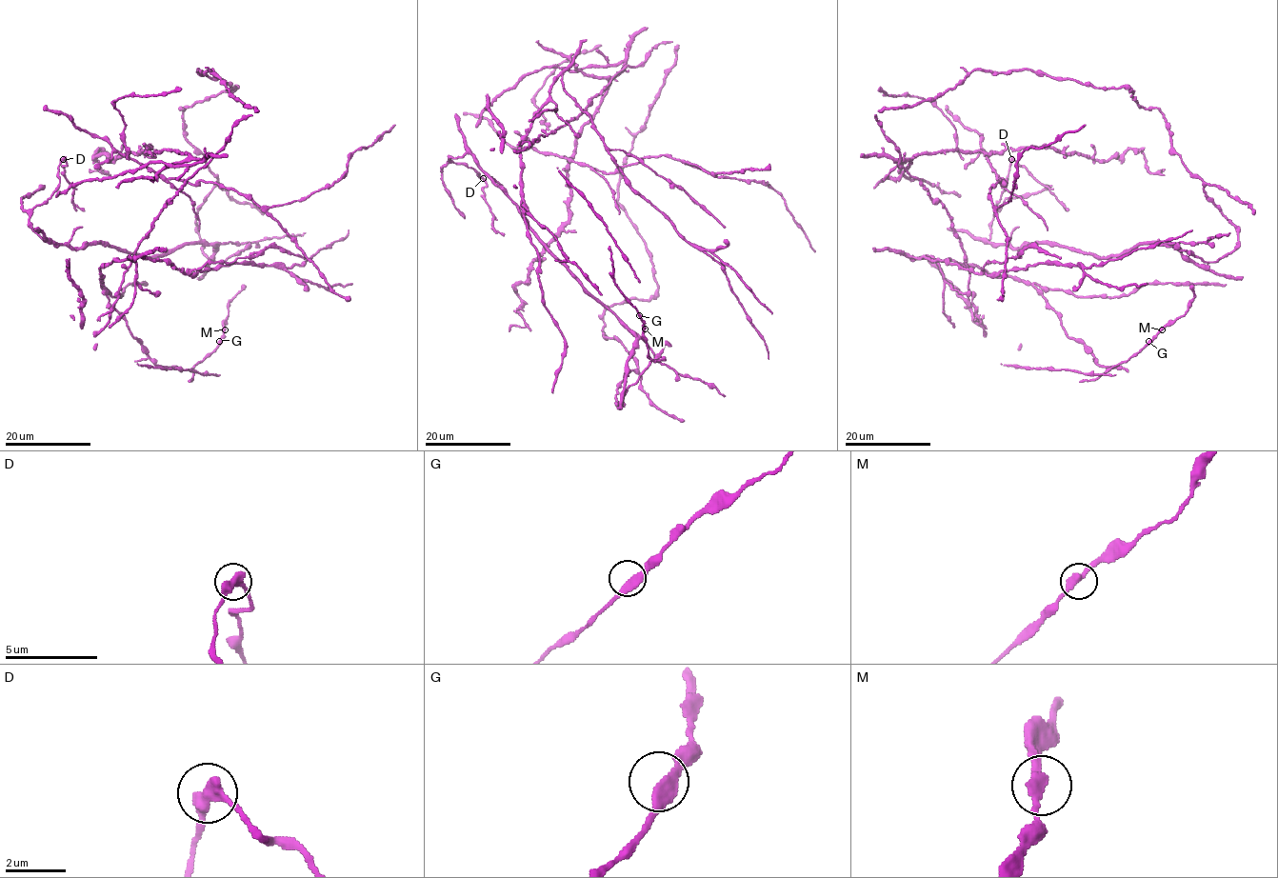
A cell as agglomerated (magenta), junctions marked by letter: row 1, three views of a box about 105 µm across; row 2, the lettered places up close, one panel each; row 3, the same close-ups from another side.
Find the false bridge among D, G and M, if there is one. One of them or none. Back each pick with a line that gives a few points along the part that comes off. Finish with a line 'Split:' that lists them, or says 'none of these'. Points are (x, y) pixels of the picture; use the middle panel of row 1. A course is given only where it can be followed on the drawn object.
D: course (483, 178), (486, 184), (484, 199), (493, 215), (492, 227), (505, 234)
Split: D

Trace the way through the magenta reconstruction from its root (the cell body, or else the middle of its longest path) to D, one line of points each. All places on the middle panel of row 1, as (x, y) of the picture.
D: (629, 217), (657, 289), (604, 313), (637, 366), (620, 405), (658, 357), (469, 152), (449, 160), (483, 178)

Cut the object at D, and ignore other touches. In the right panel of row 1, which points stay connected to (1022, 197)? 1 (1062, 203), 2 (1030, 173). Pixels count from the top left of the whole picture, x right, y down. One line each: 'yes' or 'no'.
1: no
2: no

